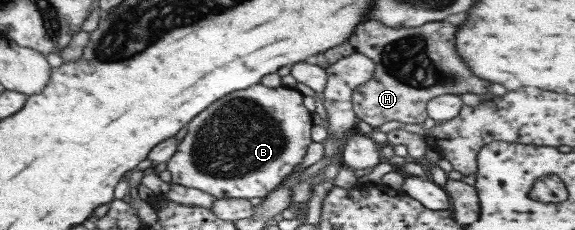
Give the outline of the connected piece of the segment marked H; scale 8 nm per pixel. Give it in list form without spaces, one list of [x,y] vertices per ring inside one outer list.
[[[367,20],[355,26],[355,32],[351,32],[347,41],[335,46],[330,50],[309,59],[322,68],[329,67],[332,63],[344,57],[360,53],[371,58],[376,65],[373,77],[355,88],[353,94],[353,109],[358,121],[365,121],[371,127],[378,128],[387,121],[399,121],[399,123],[418,123],[421,124],[429,117],[427,115],[427,102],[439,95],[462,95],[463,93],[477,93],[477,95],[488,96],[489,83],[483,83],[461,59],[457,53],[455,45],[455,33],[457,27],[449,21],[425,22],[419,27],[385,27],[383,23]]]

